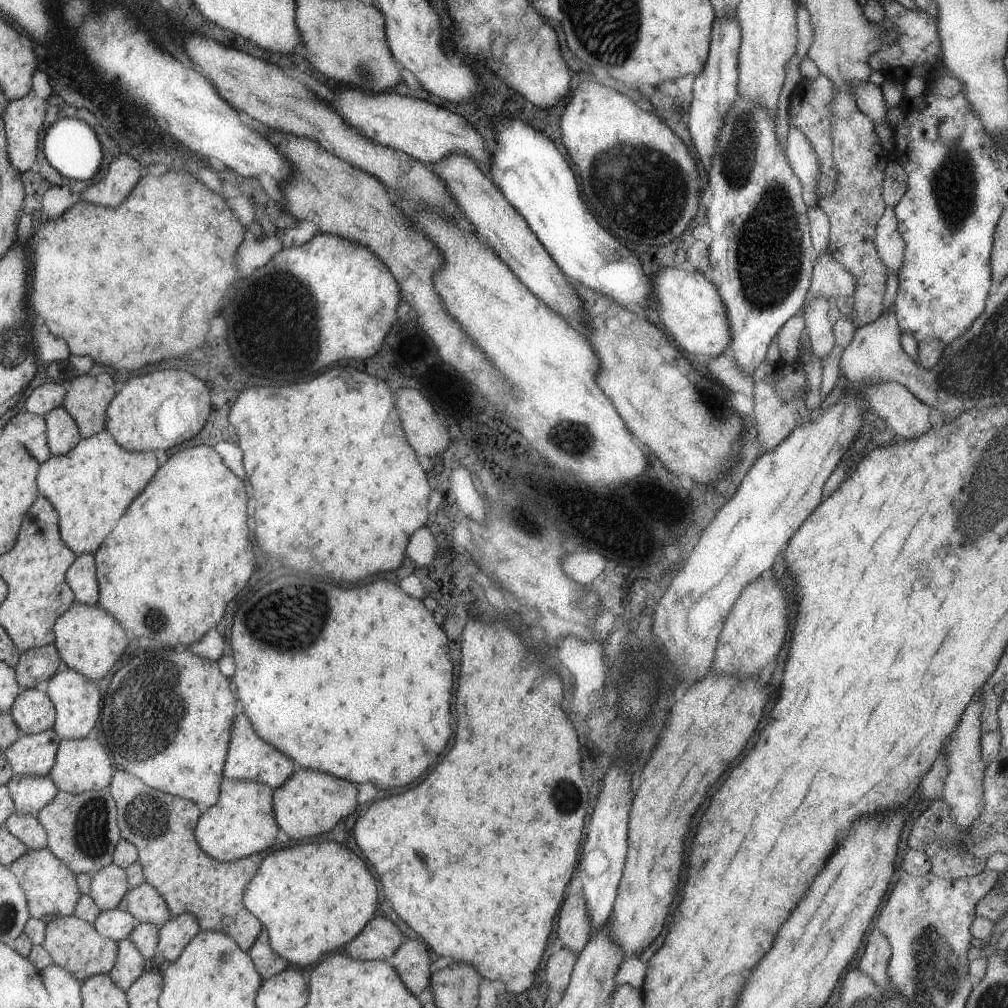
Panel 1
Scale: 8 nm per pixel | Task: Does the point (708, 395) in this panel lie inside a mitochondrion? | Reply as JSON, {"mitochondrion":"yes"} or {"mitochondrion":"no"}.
{"mitochondrion":"yes"}

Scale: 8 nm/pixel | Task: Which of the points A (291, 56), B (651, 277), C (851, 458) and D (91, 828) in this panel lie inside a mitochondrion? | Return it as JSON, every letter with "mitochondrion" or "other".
{"A":"other","B":"other","C":"other","D":"mitochondrion"}

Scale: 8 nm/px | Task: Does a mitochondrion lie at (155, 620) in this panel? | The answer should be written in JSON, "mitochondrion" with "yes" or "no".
{"mitochondrion":"yes"}

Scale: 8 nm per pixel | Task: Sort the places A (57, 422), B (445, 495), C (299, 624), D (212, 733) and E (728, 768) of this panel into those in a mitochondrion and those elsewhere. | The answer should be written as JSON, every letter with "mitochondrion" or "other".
{"A":"other","B":"other","C":"mitochondrion","D":"other","E":"other"}

